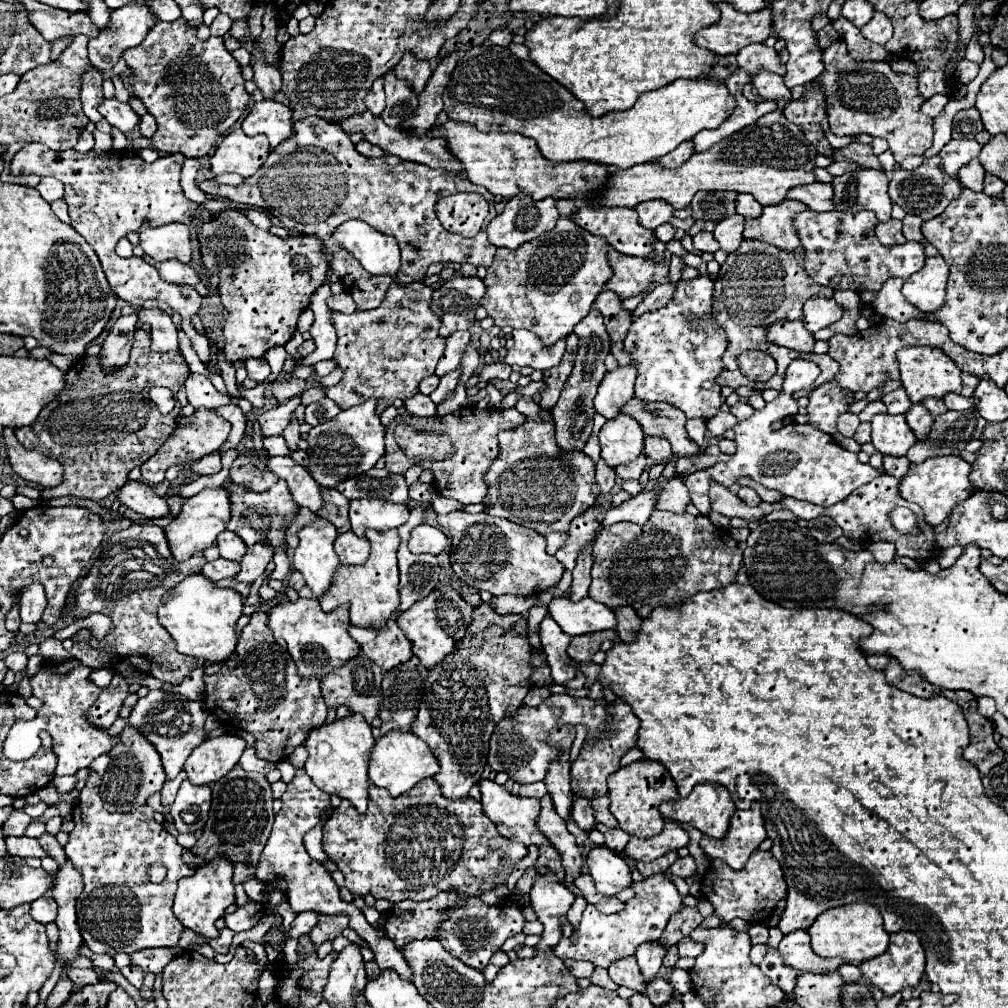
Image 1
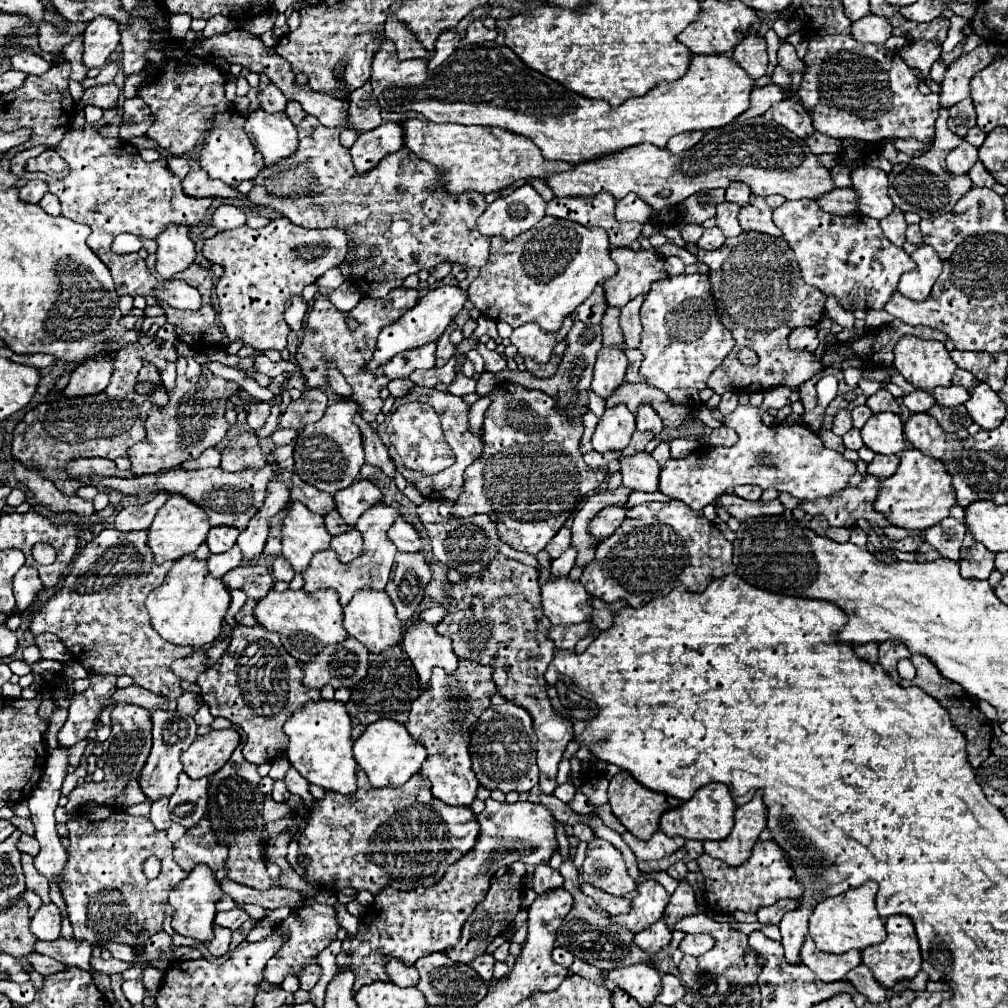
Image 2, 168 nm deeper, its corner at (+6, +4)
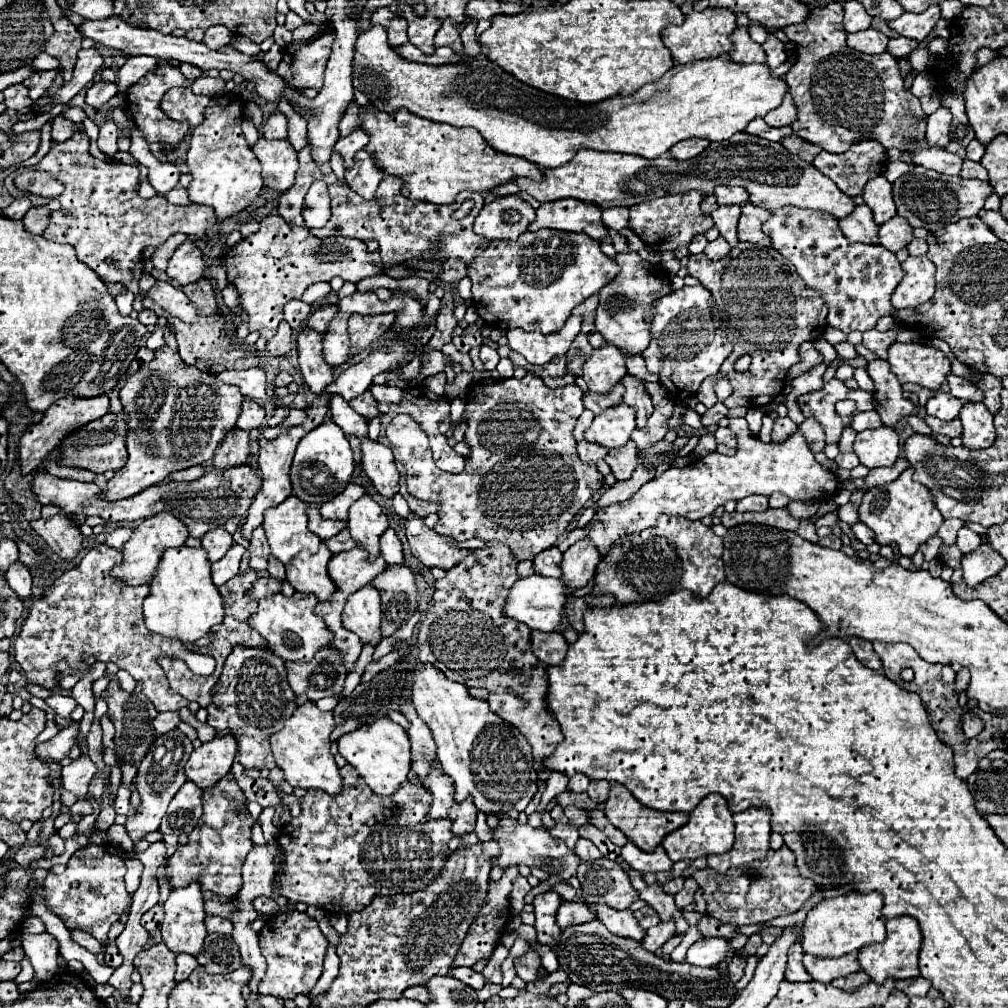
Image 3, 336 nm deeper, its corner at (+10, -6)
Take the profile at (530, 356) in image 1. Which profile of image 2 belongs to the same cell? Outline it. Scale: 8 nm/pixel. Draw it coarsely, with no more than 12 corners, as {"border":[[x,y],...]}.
{"border":[[574,320],[558,332],[542,332],[528,322],[512,332],[520,356],[548,362],[552,348],[566,338]]}

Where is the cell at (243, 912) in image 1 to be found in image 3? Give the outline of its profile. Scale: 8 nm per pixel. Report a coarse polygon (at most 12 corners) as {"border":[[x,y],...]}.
{"border":[[206,916],[206,930],[232,934],[234,924],[220,916]]}

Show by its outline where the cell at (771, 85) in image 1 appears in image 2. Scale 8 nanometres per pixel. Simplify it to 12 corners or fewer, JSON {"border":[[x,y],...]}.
{"border":[[744,36],[734,48],[734,60],[752,80],[766,74],[766,40]]}

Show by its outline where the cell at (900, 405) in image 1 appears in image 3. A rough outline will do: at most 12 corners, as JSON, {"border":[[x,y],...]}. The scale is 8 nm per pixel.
{"border":[[858,412],[852,418],[852,428],[862,432],[866,428],[882,426],[880,414]]}

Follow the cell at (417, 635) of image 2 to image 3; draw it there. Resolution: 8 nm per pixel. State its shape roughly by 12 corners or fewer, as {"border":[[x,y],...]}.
{"border":[[430,662],[412,706],[454,798],[524,812],[538,788],[526,738]]}

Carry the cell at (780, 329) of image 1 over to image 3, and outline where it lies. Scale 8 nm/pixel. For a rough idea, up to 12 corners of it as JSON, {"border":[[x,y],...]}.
{"border":[[812,342],[800,346],[800,362],[788,372],[798,378],[822,362]]}

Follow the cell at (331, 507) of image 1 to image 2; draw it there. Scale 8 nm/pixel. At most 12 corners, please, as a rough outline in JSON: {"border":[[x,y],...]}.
{"border":[[338,510],[326,516],[326,530],[332,536],[344,534],[350,526],[344,524]]}

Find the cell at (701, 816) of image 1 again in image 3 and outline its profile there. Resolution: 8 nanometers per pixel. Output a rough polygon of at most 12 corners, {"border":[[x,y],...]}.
{"border":[[708,794],[682,828],[664,838],[672,862],[724,854],[734,820],[720,794]]}

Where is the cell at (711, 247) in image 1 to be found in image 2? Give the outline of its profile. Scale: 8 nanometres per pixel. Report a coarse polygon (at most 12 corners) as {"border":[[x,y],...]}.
{"border":[[720,228],[704,230],[698,248],[716,250],[724,244]]}

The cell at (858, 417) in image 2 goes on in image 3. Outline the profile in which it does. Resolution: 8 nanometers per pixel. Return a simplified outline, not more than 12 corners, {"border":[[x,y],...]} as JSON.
{"border":[[844,428],[838,442],[840,452],[852,452],[856,430]]}

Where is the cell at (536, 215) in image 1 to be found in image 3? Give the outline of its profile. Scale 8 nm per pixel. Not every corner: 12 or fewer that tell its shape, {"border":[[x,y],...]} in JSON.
{"border":[[520,196],[486,204],[474,232],[488,240],[516,240],[536,220]]}

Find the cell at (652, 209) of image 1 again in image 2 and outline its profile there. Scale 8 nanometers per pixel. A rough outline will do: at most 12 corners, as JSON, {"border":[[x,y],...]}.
{"border":[[634,194],[616,202],[620,222],[650,220],[652,208]]}

